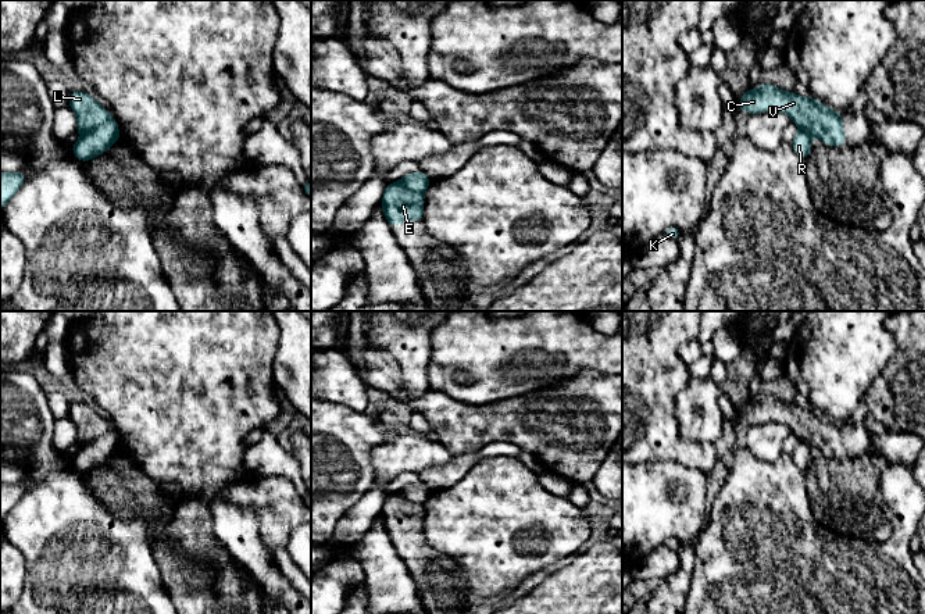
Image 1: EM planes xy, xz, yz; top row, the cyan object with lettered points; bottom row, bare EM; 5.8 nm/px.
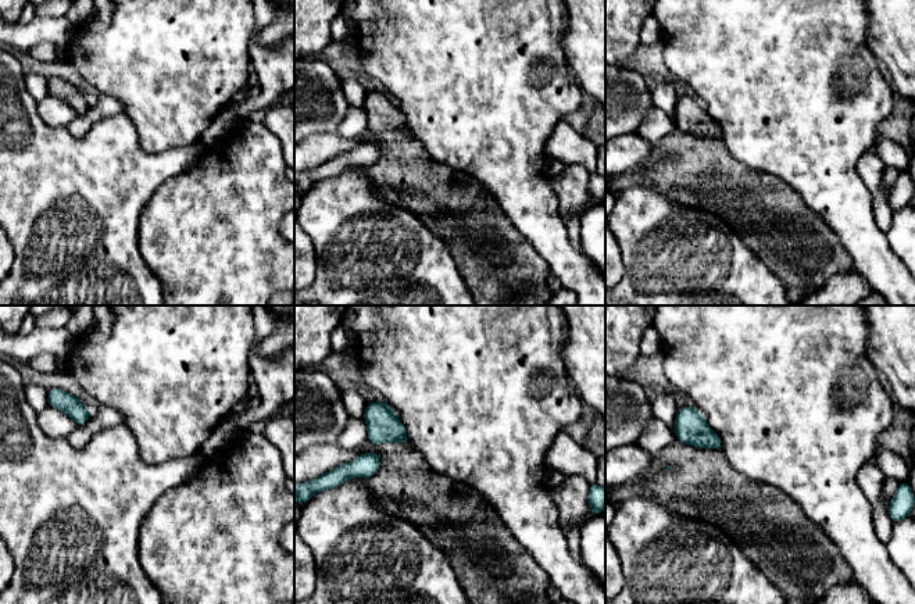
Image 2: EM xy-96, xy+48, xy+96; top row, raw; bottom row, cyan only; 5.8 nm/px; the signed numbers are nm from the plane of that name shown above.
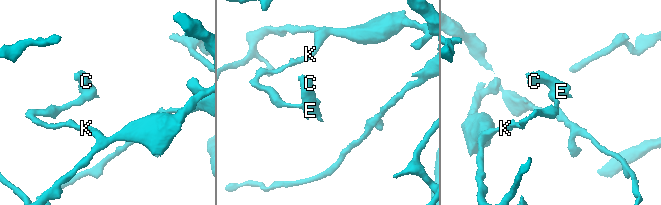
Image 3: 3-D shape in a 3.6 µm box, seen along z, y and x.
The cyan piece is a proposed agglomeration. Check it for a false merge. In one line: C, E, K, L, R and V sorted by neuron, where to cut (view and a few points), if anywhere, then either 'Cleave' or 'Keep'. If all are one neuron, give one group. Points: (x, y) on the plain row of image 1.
Groups: C E L V / K R. Split along xy (111, 428), (82, 446). Cleave

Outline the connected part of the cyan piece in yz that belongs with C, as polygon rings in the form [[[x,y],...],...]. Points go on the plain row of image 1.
[[[764,393],[757,400],[747,400],[739,411],[739,422],[751,426],[769,421],[788,425],[800,440],[807,442],[811,449],[819,449],[828,457],[846,456],[840,424],[821,415],[812,407],[803,408],[794,403],[783,403]]]

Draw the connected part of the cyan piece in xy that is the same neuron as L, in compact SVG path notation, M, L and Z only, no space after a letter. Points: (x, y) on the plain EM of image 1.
M82 401L69 404L69 418L78 429L76 442L86 446L111 429L111 424L101 418L96 410Z

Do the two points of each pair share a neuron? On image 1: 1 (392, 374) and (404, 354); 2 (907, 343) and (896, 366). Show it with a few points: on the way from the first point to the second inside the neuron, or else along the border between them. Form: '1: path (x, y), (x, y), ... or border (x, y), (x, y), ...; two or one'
1: border (395, 361), (400, 371), (402, 386), (410, 396); two
2: path (907, 349), (907, 354), (902, 360); one

